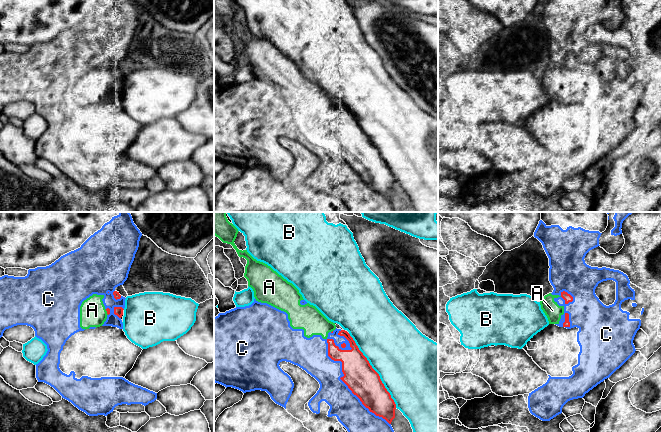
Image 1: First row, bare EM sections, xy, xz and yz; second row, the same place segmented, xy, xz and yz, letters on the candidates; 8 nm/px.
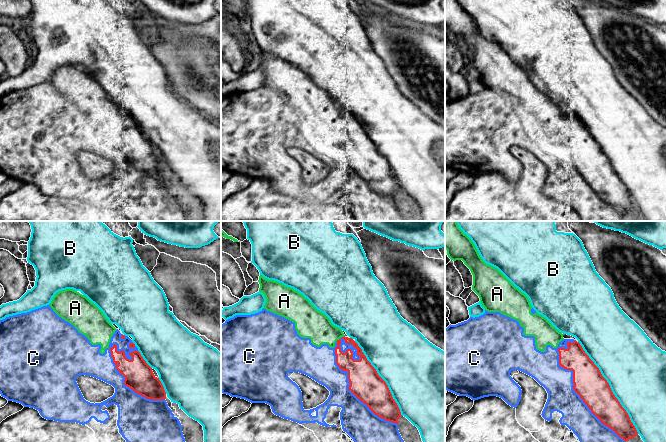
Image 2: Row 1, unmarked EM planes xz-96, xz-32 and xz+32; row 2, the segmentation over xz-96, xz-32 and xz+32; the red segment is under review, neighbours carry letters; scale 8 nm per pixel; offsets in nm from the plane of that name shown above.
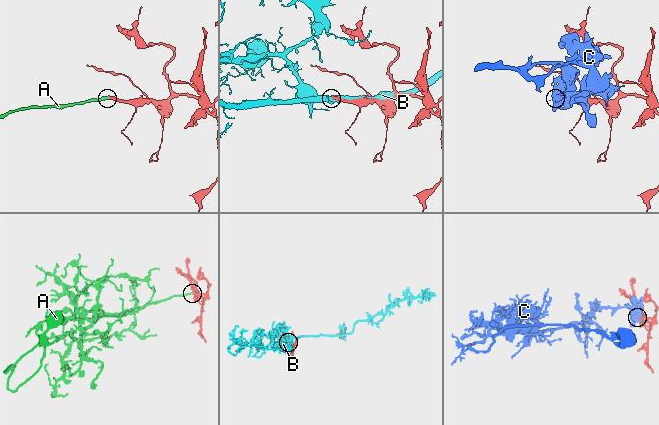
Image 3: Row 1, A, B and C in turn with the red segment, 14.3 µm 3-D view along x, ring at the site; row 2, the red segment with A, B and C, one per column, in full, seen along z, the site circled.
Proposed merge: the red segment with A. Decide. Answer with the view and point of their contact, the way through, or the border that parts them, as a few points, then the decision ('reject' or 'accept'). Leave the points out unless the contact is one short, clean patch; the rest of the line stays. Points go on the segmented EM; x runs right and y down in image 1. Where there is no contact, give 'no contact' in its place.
contact xy (107, 312); accept

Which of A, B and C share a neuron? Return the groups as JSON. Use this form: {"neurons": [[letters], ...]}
{"neurons": [["A"], ["B"], ["C"]]}

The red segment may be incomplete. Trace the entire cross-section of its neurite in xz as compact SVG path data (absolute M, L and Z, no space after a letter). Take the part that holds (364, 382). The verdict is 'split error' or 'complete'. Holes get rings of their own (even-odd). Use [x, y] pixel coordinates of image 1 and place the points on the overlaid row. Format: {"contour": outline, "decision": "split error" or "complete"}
{"contour": "M341 330L338 335L344 336L352 348L341 350L335 345L333 339L327 339L328 356L334 361L342 362L344 376L340 379L370 412L391 424L395 418L396 404L379 374L372 368L347 331Z", "decision": "complete"}

